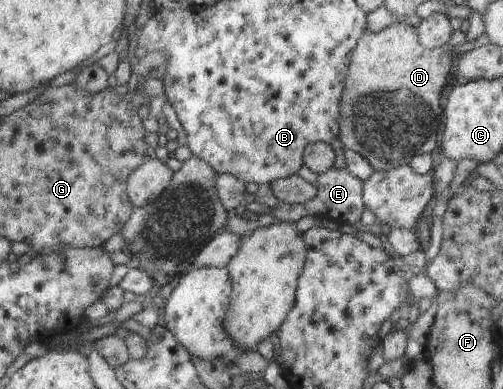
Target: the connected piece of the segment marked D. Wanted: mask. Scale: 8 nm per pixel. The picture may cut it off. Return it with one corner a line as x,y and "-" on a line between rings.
395,23
379,33
375,33
367,29
359,38
350,58
351,63
348,65
347,75
342,89
342,97
339,102
341,129
338,138
341,140
341,143
343,143
344,148
363,156
368,163
372,165
373,170
388,170
396,165
409,163
412,157
423,153
438,154
438,148
440,140
442,139
446,118
443,105
439,103
439,100
441,99
441,93
443,91
443,87
445,87
445,83
447,83
447,79
452,77
453,67
455,64
455,54
452,52
452,49
448,45
435,49
426,48
419,41
418,33
413,26
405,23

